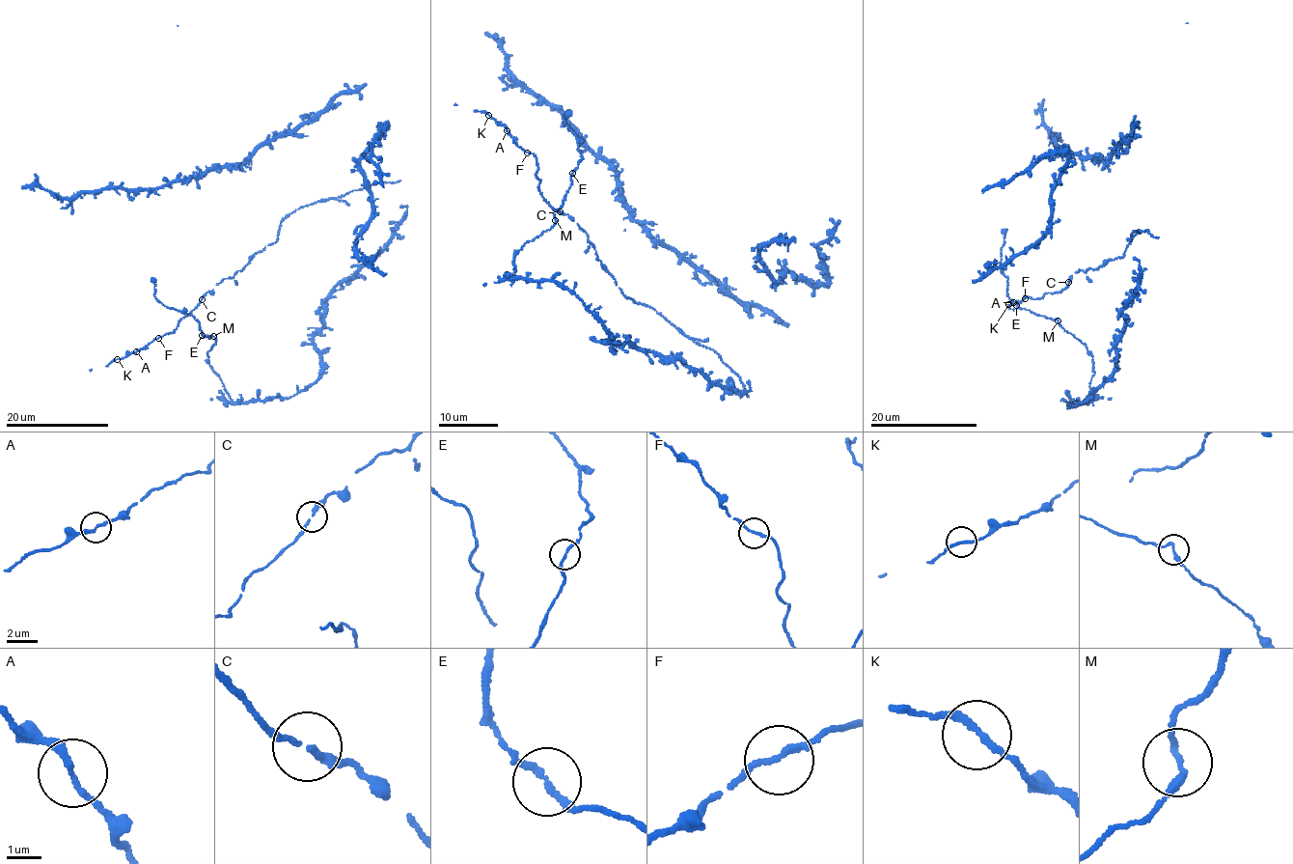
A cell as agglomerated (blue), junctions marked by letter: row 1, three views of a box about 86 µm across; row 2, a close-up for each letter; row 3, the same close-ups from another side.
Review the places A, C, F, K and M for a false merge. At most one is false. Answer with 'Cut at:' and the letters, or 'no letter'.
Cut at: no letter

